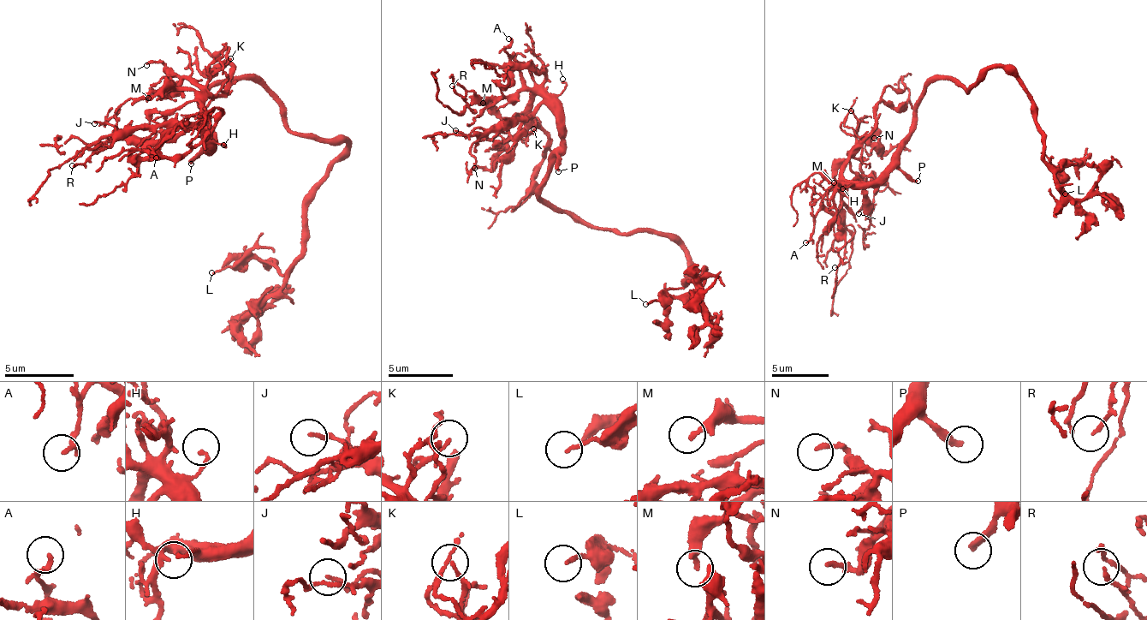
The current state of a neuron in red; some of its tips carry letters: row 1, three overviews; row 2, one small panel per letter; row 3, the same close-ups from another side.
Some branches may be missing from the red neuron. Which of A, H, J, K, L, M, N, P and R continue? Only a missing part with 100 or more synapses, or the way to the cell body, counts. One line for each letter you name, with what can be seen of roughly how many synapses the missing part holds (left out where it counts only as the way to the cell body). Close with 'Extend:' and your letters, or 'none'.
Extend: P

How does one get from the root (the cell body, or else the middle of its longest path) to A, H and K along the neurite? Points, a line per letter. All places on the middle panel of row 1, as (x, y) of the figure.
A: (576, 218), (550, 209), (539, 195), (561, 140), (553, 110), (513, 66), (514, 58), (505, 48), (508, 38)
H: (576, 218), (572, 213), (550, 209), (539, 195), (563, 137), (556, 117), (559, 94), (564, 86), (562, 79)
K: (576, 218), (550, 209), (539, 195), (561, 140), (553, 103), (537, 92), (525, 128), (533, 128)

